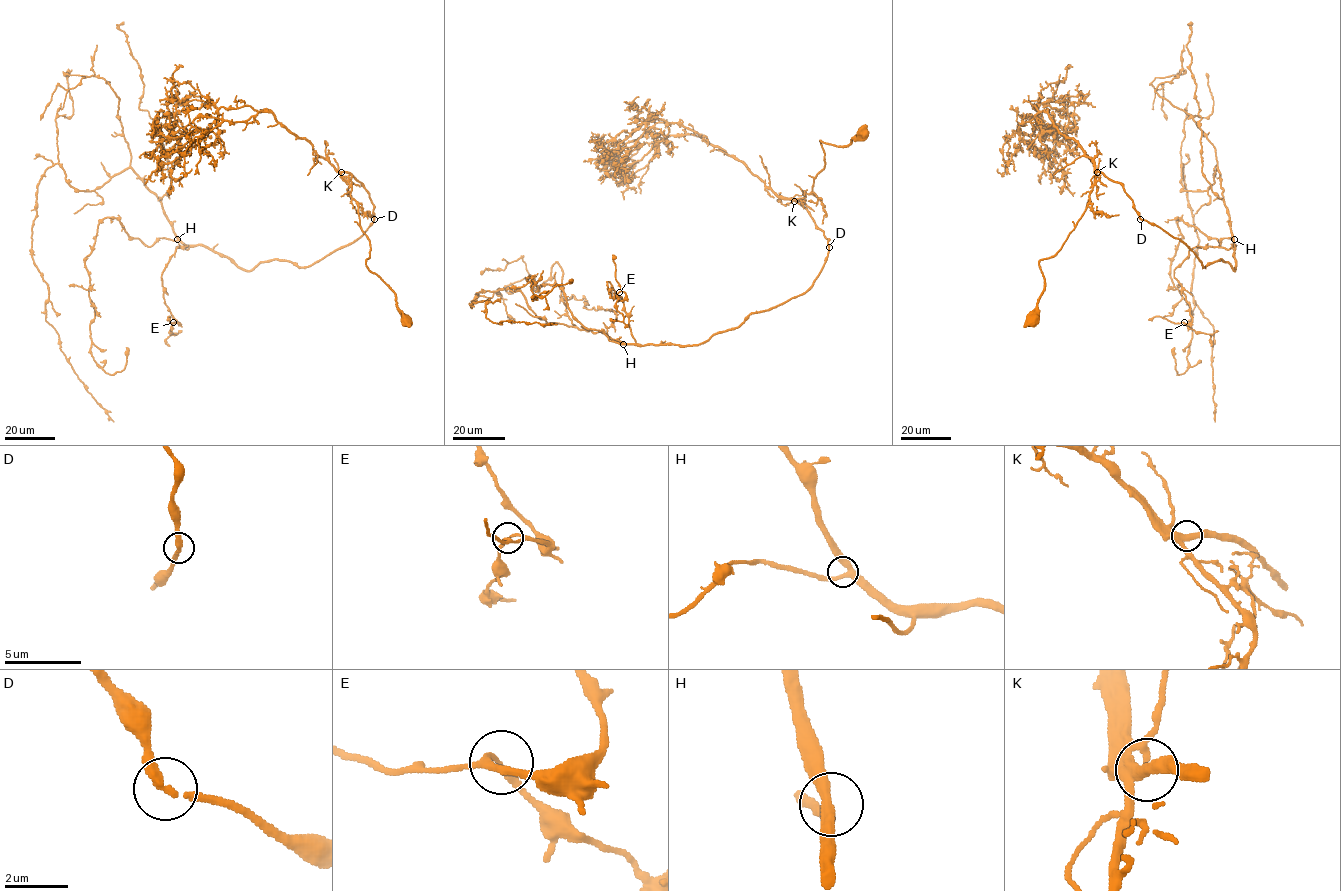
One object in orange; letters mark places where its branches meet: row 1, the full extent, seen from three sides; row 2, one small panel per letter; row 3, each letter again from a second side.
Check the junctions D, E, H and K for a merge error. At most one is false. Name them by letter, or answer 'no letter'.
no letter

